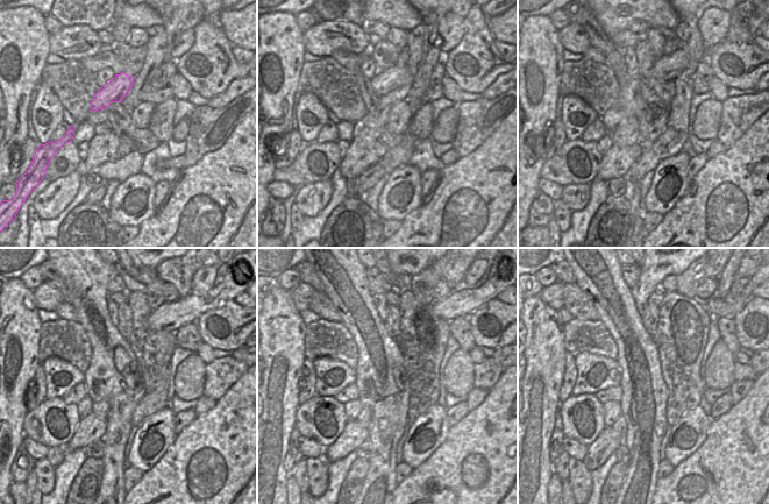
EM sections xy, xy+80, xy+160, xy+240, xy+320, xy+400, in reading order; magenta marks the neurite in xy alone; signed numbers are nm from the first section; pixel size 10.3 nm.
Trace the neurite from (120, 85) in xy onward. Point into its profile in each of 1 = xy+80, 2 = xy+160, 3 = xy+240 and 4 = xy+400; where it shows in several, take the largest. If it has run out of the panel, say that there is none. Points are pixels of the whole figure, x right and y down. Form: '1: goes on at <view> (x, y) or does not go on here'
1: goes on at xy+80 (383, 83)
2: goes on at xy+160 (668, 68)
3: goes on at xy+240 (170, 317)
4: goes on at xy+400 (754, 282)

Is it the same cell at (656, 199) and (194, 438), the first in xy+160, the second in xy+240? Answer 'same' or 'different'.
different

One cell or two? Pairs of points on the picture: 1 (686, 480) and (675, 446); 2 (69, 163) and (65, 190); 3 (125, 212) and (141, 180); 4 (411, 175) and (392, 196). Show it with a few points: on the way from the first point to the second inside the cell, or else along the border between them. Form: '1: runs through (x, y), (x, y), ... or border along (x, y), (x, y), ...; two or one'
1: border along (702, 445), (674, 467); two
2: border along (75, 170), (50, 182); two
3: runs through (120, 204), (127, 192), (127, 186), (130, 184); one
4: runs through (406, 179), (397, 191); one

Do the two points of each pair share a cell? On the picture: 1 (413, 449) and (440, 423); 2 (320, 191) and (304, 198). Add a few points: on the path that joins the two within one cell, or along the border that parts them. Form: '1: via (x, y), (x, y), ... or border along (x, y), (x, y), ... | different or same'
1: via (421, 449), (421, 442), (432, 432) | same
2: via (317, 194), (313, 198), (307, 198) | same

